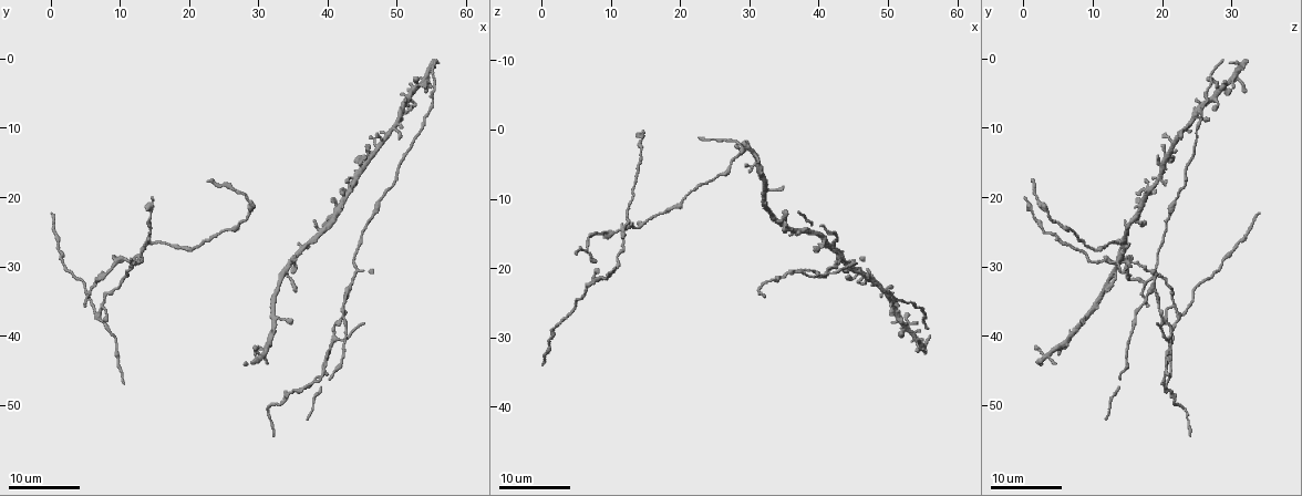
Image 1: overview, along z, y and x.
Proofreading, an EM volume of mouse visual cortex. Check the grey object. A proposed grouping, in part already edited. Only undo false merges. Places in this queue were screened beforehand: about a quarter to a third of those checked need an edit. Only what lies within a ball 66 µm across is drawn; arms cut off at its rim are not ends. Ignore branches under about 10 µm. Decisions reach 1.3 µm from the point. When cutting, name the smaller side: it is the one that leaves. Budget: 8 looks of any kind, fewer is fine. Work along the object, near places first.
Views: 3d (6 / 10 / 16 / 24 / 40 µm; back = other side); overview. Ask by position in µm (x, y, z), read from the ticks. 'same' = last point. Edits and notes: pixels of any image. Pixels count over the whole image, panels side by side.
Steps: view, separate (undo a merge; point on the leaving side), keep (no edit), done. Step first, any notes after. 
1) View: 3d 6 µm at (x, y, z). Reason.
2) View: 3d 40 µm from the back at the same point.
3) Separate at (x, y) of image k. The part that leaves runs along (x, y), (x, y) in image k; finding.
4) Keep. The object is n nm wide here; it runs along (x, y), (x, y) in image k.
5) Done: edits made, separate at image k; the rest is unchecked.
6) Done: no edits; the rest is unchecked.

View: 3d 24 µm at (7.5, 35.0, 21.5). Small branch off a trunk.

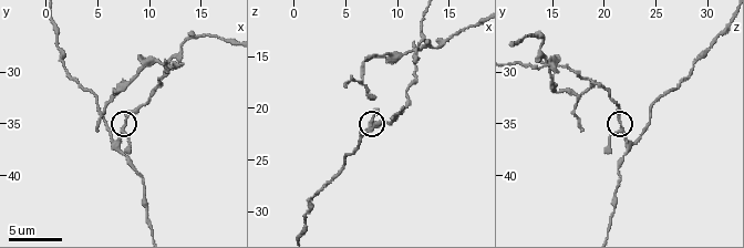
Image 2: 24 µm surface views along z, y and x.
View: 3d 10 µm at (7.6, 35.0, 21.4).

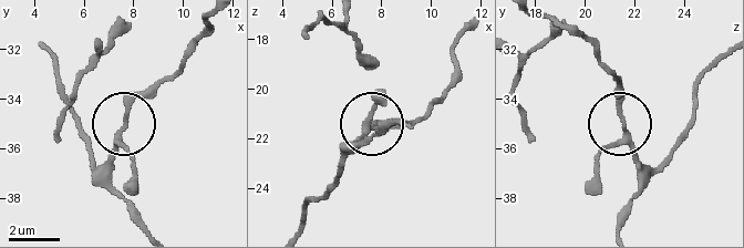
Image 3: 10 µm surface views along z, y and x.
Keep. 3 arms meet here; it runs along (558, 20), (613, 71), (624, 141), (652, 171) in image 3; one neuron here.

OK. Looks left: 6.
View: 3d 16 µm at (11.8, 29.2, 14.8). Looks like a crossing.

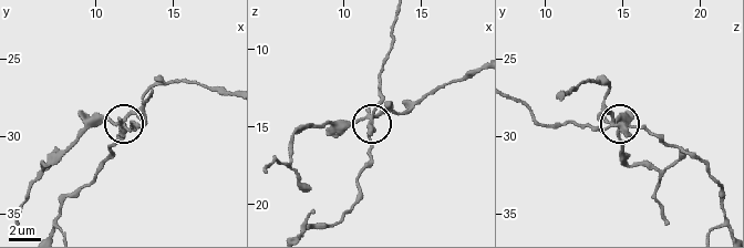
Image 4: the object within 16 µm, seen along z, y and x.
Separate at (99, 122) of image 4. 5 arms meet here; two neurons meet here.

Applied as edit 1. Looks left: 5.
View: 3d 24 µm at (42.5, 33.5, 18.5). Three-way junction.

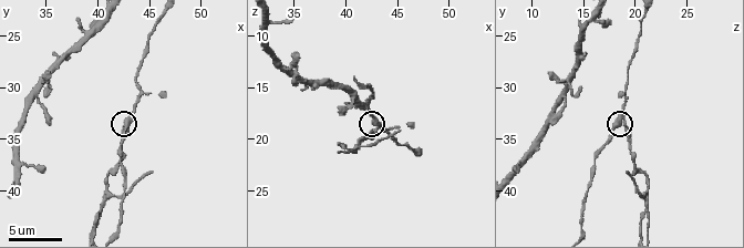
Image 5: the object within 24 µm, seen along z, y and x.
View: 3d 10 µm at (43.0, 33.6, 18.4). Zoom in.

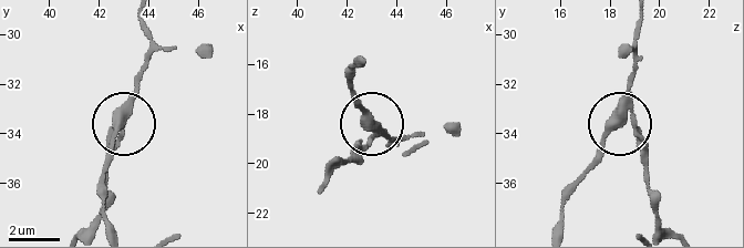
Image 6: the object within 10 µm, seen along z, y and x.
Separate at (122, 136) of image 6. The part that leaves runs along (375, 131), (324, 182) in image 6; a second neuron is stuck on.

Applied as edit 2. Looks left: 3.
View: overview.

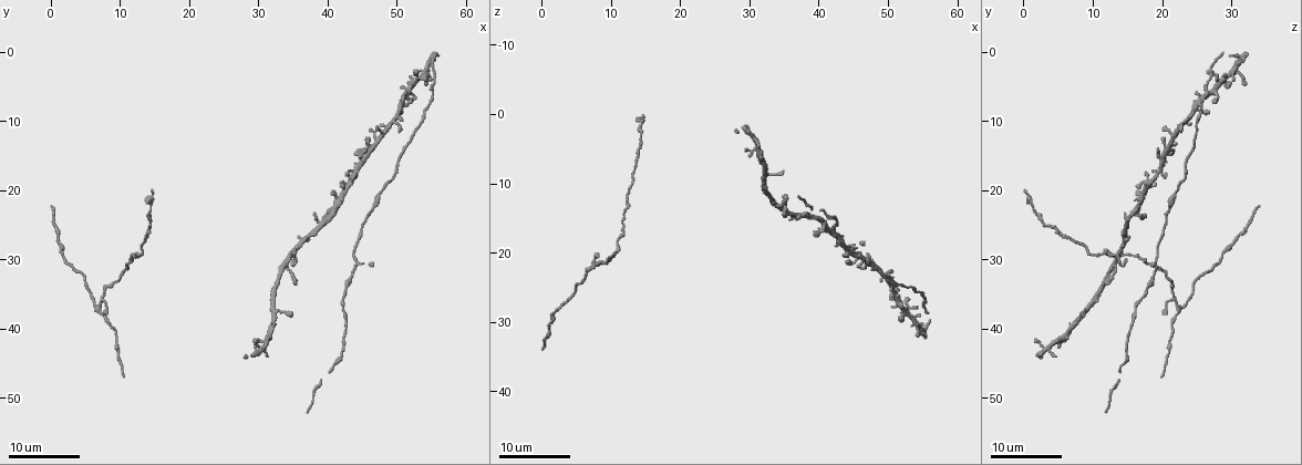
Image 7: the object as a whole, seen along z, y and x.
View: 3d 16 µm at (46.5, 13.0, 21.5). Looks like a crossing.

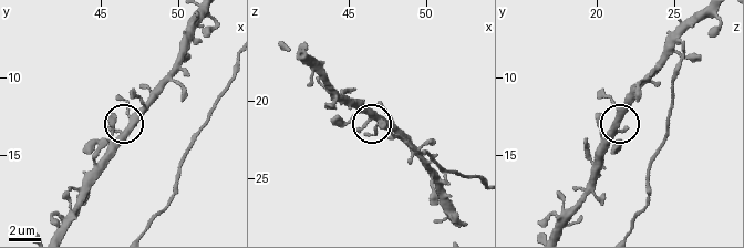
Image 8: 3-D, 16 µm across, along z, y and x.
View: 3d 10 µm at (46.8, 13.0, 21.4).

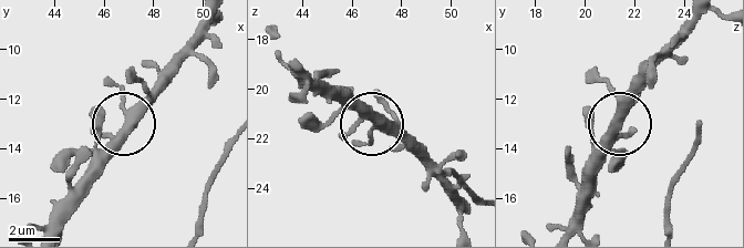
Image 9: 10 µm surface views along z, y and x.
Keep. 4 arms meet here; it runs along (380, 120), (374, 120), (424, 162) in image 9; all the same neuron.

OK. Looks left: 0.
Done: edits made, separate at image 4, separate at image 6; the rest is unchecked.

